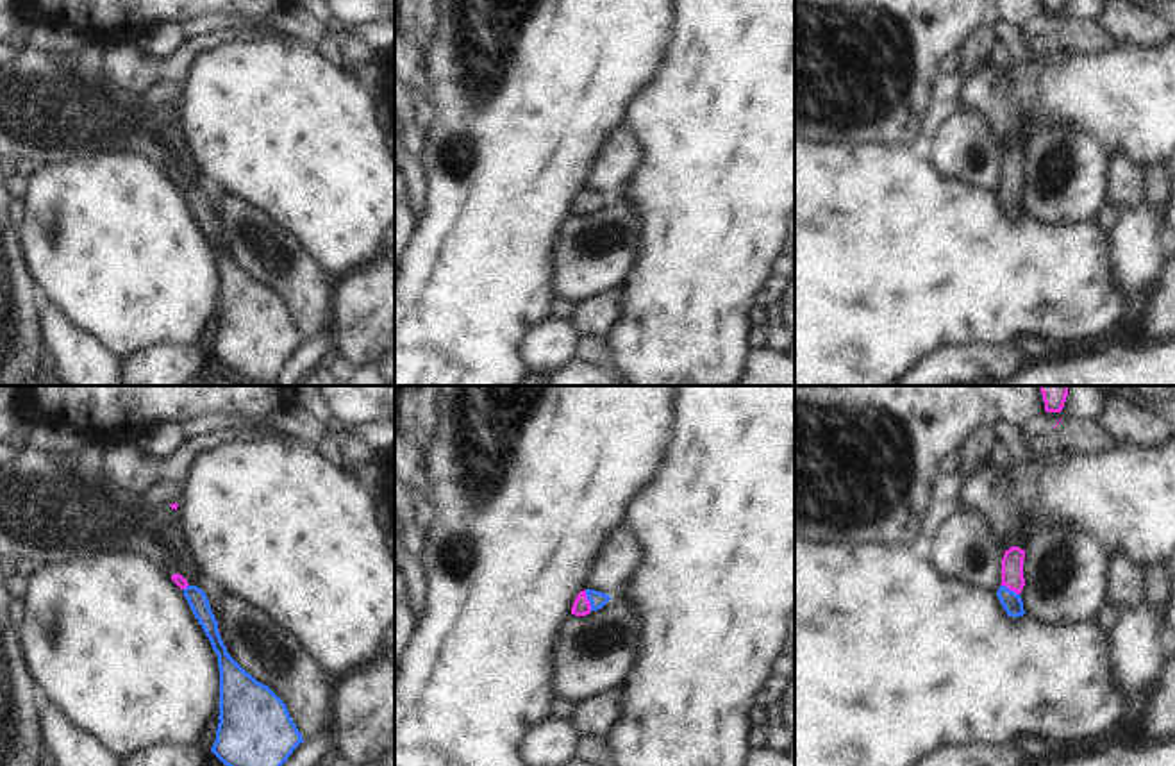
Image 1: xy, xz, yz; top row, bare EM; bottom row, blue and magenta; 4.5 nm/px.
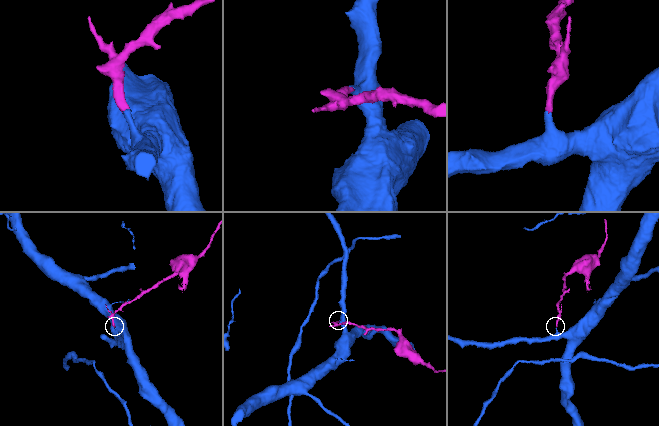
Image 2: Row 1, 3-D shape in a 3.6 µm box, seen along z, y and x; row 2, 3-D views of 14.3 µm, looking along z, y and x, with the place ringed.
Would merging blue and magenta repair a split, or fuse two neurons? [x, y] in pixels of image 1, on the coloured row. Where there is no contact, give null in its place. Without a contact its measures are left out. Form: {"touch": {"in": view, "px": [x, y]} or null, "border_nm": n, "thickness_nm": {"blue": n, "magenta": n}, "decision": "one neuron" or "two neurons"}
{"touch": {"in": "xz", "px": [590, 600]}, "border_nm": 100, "thickness_nm": {"blue": 70, "magenta": 80}, "decision": "one neuron"}

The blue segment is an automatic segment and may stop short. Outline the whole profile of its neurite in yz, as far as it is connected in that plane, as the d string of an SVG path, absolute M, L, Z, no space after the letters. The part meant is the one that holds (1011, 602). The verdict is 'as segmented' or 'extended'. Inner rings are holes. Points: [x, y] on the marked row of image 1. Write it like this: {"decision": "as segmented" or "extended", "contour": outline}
{"decision": "extended", "contour": "M1011 546L1005 550L1002 559L1002 584L996 591L996 596L1005 609L1007 616L1018 618L1023 616L1021 589L1025 586L1023 579L1023 559L1025 550Z"}

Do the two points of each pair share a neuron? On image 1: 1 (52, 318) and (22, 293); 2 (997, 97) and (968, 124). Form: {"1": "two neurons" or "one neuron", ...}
{"1": "two neurons", "2": "two neurons"}

